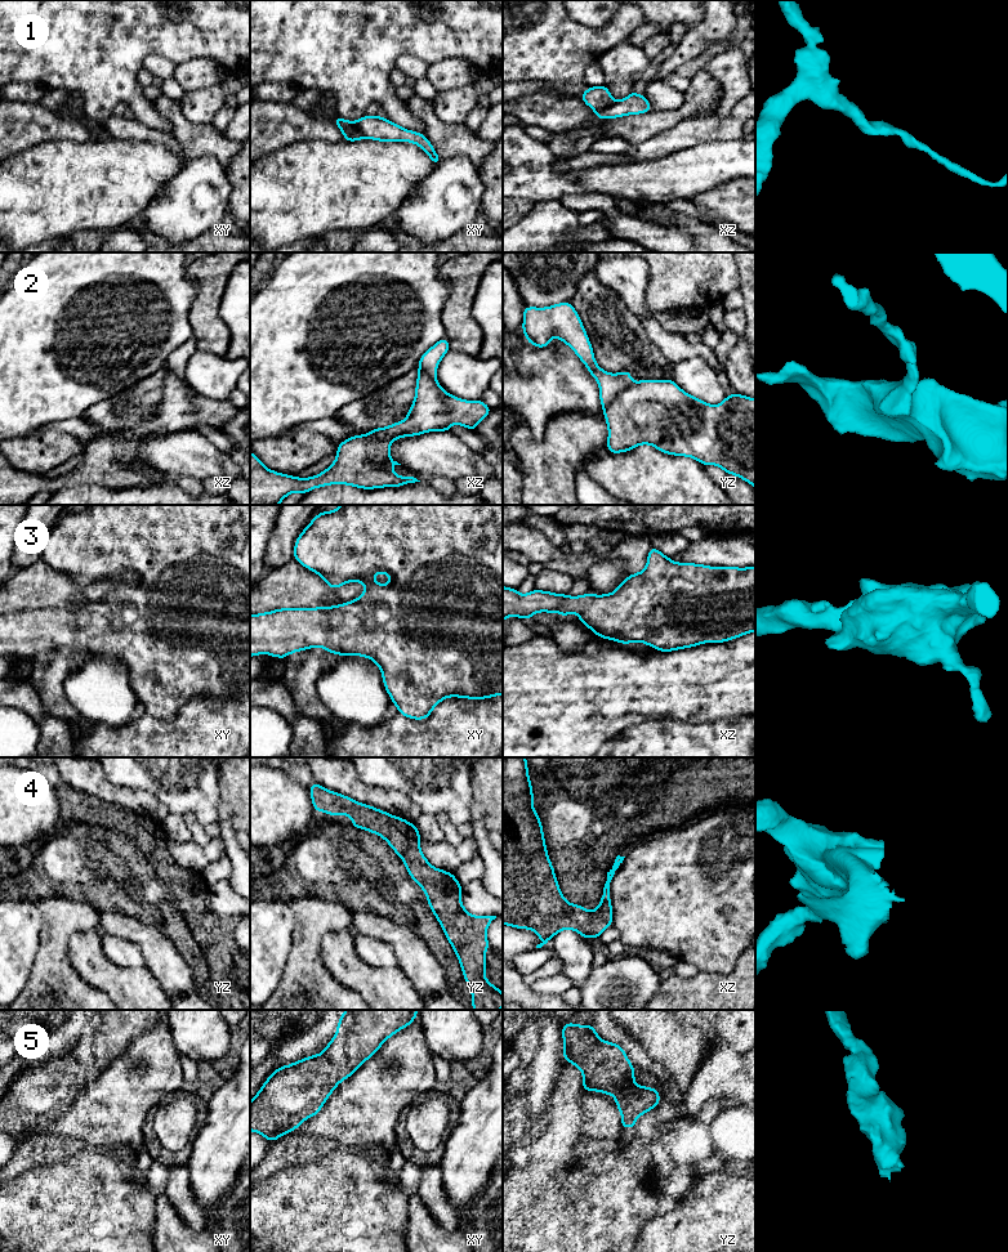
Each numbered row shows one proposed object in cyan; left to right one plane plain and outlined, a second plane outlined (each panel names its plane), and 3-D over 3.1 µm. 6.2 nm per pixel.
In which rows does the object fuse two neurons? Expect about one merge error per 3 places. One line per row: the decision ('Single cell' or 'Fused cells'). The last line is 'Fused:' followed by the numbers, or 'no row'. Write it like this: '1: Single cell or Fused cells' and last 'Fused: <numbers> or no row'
1: Fused cells
2: Fused cells
3: Single cell
4: Single cell
5: Single cell
Fused: 1, 2

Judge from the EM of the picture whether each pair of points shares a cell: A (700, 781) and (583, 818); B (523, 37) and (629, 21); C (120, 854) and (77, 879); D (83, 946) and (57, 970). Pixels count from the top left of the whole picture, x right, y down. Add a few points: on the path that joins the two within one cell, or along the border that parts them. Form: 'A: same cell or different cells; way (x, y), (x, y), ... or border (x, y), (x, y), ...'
A: same cell; way (670, 786), (625, 791), (612, 797)
B: same cell; way (549, 43), (593, 43), (603, 39)
C: same cell; way (110, 864), (93, 881), (88, 881)
D: different cells; border (76, 931), (68, 944), (68, 960), (87, 983)

